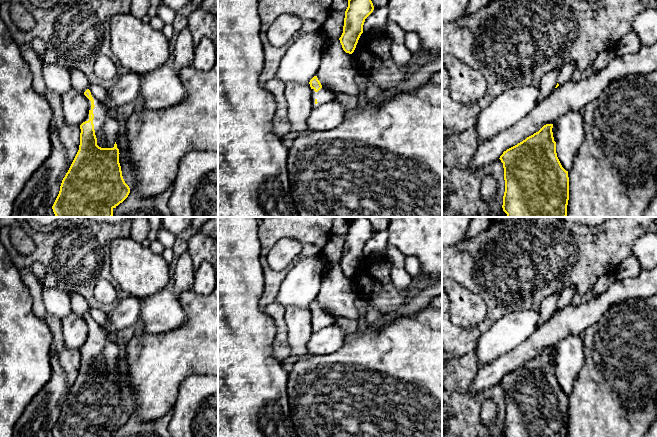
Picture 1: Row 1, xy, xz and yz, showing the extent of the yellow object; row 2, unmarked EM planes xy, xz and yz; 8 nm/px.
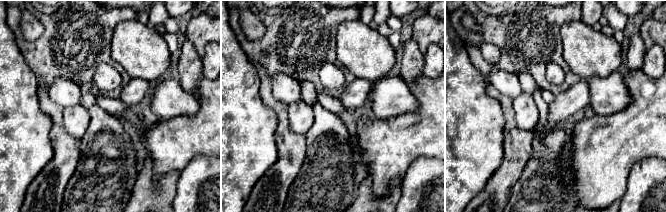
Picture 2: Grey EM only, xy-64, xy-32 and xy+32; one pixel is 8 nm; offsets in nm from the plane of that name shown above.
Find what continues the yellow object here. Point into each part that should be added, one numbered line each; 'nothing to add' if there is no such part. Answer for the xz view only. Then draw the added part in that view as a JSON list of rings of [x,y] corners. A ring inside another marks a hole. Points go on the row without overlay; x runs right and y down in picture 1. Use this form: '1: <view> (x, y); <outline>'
1: xz (324, 319); [[[323,310],[318,316],[315,316],[314,313],[311,313],[312,332],[317,332],[323,328],[336,324],[337,318],[338,317]]]

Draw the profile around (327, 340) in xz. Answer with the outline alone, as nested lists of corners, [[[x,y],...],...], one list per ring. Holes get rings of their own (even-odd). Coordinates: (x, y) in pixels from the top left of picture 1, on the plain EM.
[[[336,324],[312,332],[306,344],[308,356],[324,356],[335,352],[344,345],[345,337],[346,332]]]

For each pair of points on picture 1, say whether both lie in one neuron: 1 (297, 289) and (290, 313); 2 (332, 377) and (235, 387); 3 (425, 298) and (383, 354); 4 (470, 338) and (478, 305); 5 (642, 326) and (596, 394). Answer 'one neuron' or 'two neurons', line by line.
1: two neurons
2: two neurons
3: two neurons
4: two neurons
5: one neuron

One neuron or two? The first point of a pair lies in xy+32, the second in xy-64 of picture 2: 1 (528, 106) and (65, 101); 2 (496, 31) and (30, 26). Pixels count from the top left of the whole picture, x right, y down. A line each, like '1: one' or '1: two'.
1: two
2: two

